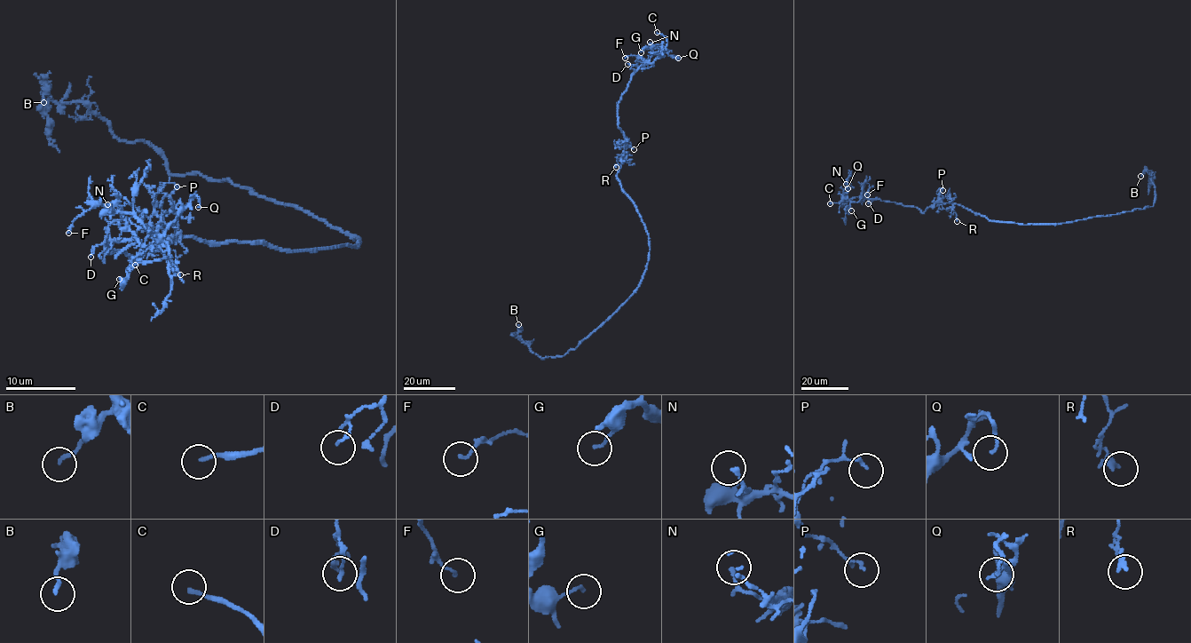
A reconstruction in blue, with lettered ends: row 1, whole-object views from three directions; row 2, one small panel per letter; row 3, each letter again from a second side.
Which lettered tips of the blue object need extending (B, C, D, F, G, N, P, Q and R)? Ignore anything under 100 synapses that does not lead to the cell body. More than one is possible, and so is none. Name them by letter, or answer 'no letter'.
C

